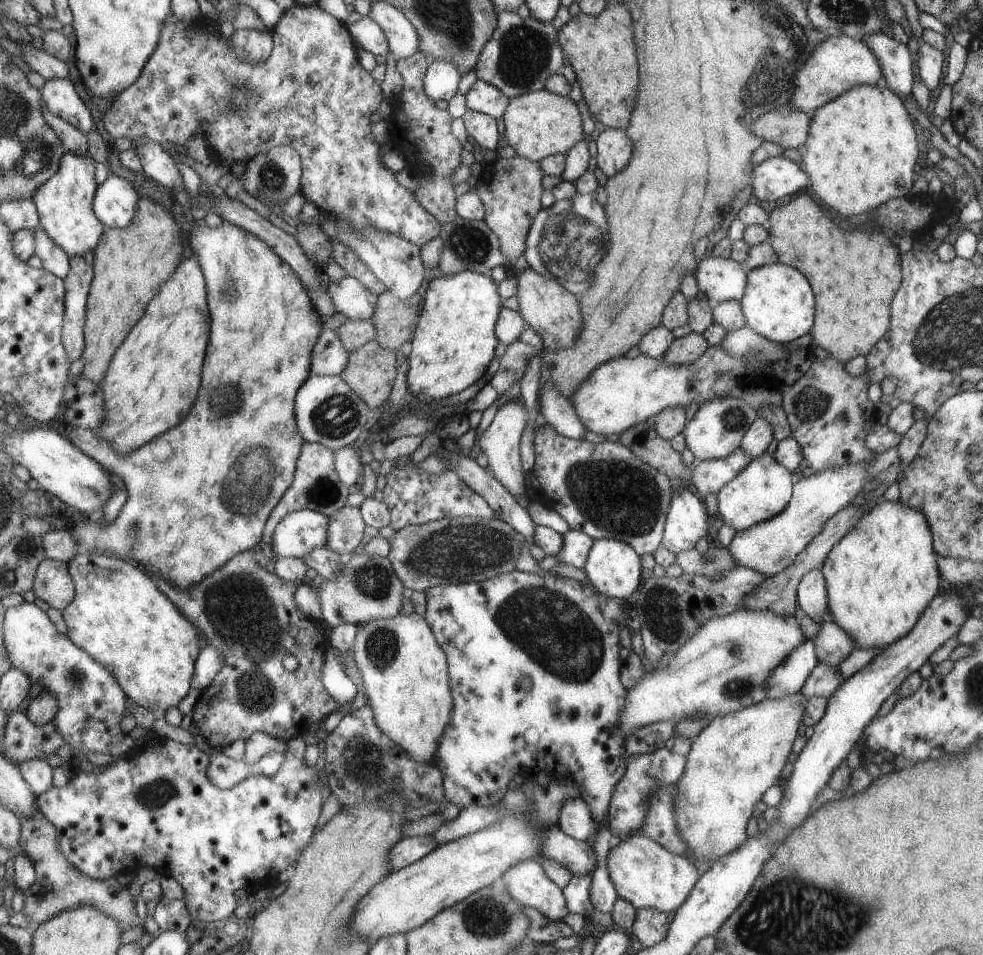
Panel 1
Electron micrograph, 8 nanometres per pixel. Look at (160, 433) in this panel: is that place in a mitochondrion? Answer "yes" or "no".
no

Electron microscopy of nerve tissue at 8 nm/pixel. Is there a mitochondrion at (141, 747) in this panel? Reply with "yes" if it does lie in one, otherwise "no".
no

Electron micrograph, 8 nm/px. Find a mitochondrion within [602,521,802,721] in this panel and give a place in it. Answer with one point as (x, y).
(664, 598)

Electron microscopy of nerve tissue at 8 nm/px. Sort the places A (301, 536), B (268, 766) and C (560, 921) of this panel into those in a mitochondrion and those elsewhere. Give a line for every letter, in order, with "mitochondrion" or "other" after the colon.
A: other
B: other
C: other

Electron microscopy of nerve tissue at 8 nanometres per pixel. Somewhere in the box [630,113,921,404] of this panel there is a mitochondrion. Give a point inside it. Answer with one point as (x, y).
(751, 353)

